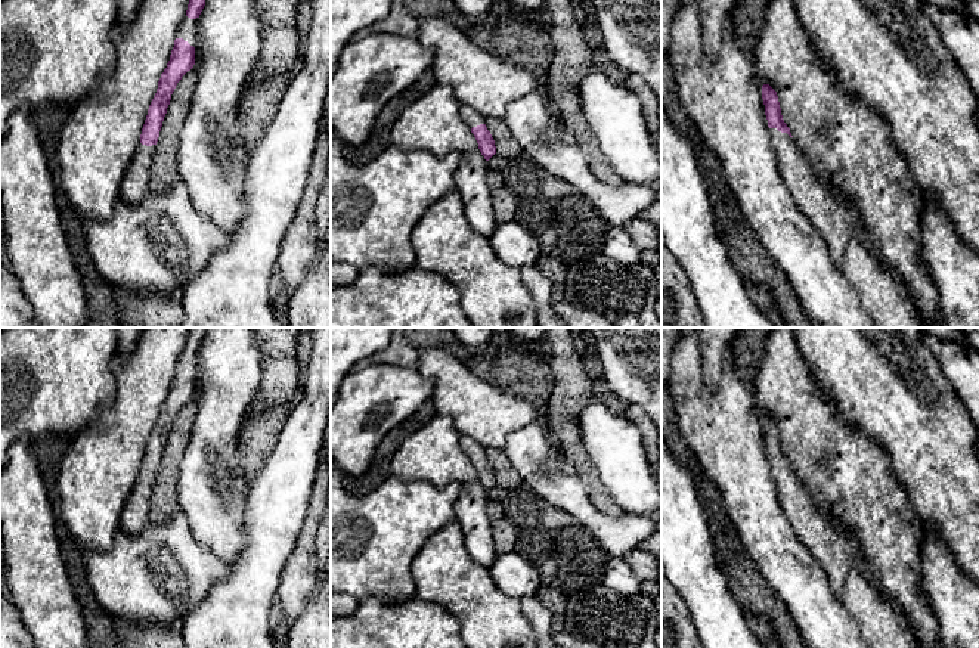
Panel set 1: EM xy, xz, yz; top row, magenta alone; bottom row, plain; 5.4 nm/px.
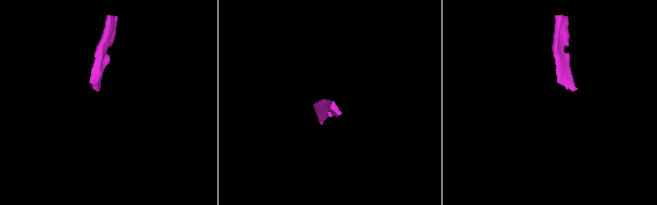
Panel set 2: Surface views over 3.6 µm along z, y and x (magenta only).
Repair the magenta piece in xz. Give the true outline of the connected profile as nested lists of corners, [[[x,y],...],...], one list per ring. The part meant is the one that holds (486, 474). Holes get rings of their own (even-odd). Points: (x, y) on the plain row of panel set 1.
[[[461,435],[461,449],[471,459],[481,486],[486,492],[489,492],[496,484],[496,477],[490,462],[484,455],[486,449],[467,435]]]

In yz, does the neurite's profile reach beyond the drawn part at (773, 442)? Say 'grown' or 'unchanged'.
grown

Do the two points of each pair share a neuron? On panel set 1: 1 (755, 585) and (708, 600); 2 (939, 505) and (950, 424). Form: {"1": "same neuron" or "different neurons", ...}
{"1": "different neurons", "2": "same neuron"}

